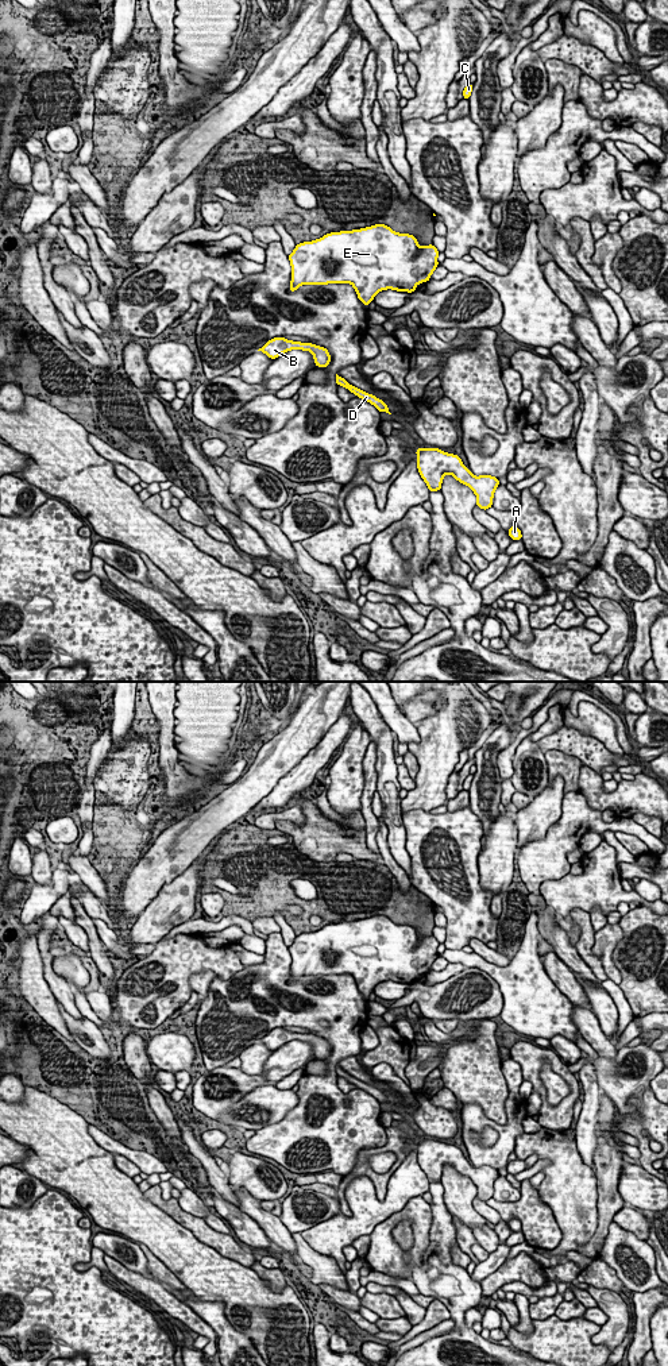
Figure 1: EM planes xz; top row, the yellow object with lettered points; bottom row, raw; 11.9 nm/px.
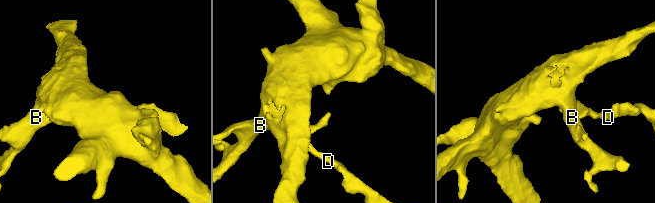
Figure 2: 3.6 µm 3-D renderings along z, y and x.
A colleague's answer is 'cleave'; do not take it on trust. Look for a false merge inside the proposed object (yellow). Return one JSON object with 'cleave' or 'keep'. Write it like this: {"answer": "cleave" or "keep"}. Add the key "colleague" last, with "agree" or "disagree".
{"answer": "keep", "colleague": "disagree"}

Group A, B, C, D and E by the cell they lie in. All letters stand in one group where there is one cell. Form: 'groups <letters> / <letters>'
groups A B C D E

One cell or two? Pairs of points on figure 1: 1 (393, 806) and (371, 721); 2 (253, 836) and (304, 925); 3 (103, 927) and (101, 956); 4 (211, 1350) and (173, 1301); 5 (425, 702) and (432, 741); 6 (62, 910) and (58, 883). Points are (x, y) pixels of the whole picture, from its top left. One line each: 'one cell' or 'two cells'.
1: one cell
2: one cell
3: two cells
4: one cell
5: two cells
6: two cells

